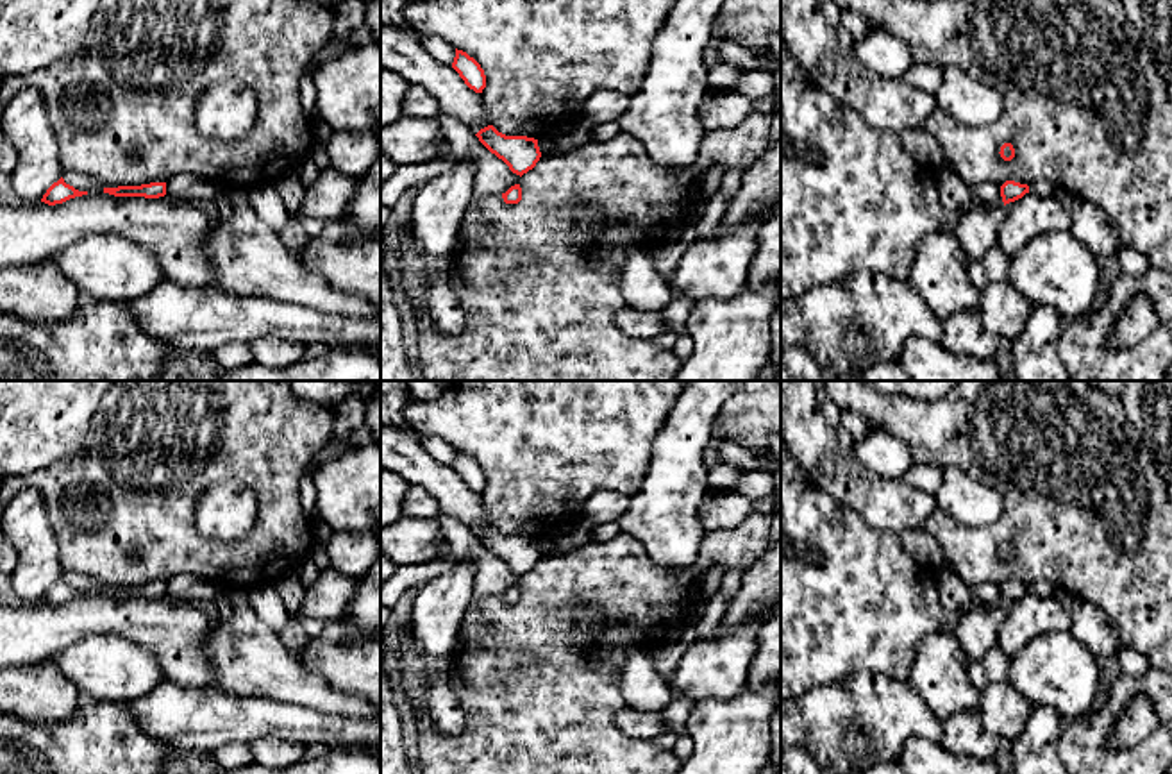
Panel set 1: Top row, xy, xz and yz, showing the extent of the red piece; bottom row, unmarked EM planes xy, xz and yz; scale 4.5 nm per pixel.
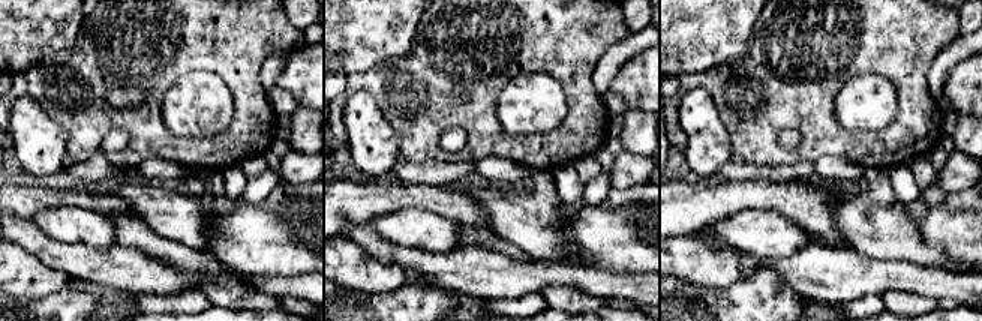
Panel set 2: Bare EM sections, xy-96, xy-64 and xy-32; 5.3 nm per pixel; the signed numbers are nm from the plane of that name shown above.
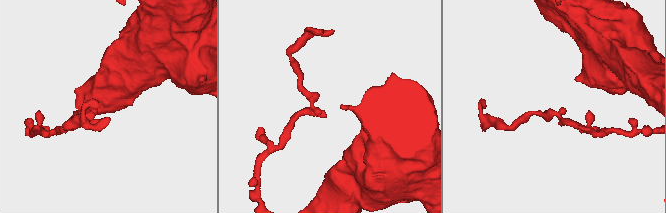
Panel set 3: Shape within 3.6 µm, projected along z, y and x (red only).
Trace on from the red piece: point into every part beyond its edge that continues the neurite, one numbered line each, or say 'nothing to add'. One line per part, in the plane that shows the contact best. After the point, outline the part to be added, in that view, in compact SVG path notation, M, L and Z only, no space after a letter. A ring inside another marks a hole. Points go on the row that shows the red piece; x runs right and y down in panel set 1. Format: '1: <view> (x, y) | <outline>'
nothing to add

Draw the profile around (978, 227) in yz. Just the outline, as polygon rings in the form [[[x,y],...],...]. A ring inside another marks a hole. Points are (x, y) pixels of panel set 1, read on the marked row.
[[[974,206],[959,213],[954,234],[970,261],[981,259],[999,245],[999,229],[1006,218],[1006,206]]]

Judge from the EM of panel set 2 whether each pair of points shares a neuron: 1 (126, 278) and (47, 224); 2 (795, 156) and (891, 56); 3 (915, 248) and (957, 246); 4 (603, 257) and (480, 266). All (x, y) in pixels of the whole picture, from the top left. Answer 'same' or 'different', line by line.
1: different
2: same
3: different
4: different

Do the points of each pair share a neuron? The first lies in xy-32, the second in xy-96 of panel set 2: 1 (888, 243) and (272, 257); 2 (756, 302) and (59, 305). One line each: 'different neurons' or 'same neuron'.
1: different neurons
2: same neuron

